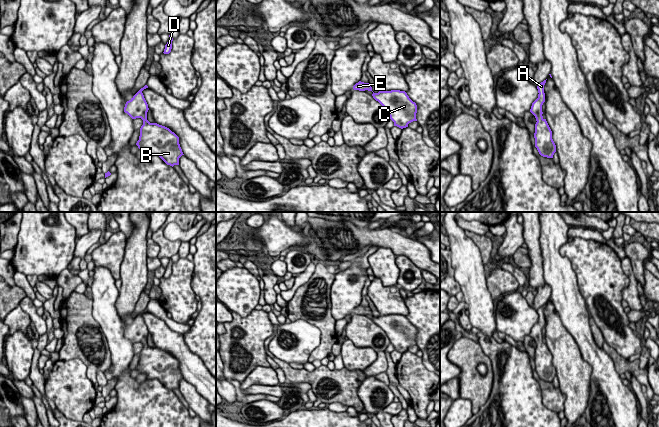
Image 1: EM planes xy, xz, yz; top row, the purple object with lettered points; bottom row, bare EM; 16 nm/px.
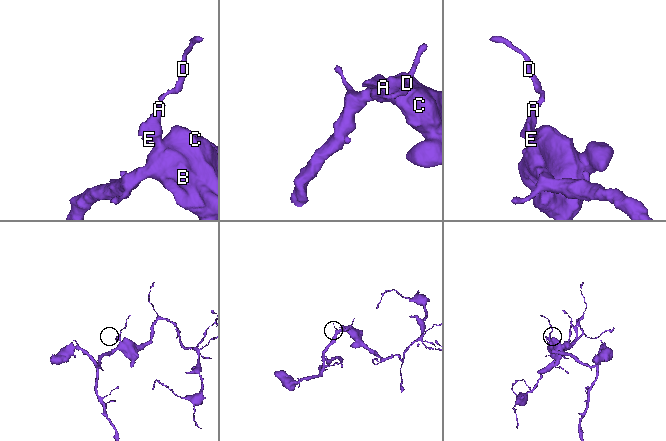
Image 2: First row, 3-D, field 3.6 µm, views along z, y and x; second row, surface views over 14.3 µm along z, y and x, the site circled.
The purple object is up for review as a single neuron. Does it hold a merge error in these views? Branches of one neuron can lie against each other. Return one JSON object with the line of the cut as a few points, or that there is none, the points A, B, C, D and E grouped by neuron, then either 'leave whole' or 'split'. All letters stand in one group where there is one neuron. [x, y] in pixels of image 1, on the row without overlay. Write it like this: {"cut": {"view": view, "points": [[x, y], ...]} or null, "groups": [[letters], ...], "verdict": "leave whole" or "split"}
{"cut": null, "groups": [["A", "B", "C", "D", "E"]], "verdict": "leave whole"}

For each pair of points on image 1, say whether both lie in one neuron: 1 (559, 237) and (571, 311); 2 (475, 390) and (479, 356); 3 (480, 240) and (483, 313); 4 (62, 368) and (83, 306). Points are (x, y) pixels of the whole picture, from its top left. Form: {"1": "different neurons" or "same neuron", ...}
{"1": "same neuron", "2": "same neuron", "3": "different neurons", "4": "different neurons"}

